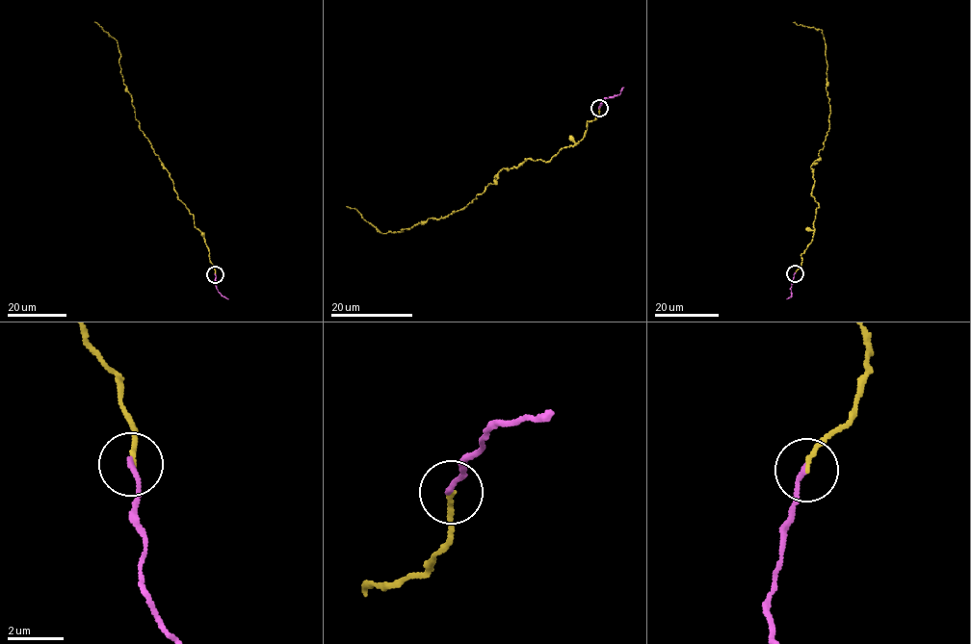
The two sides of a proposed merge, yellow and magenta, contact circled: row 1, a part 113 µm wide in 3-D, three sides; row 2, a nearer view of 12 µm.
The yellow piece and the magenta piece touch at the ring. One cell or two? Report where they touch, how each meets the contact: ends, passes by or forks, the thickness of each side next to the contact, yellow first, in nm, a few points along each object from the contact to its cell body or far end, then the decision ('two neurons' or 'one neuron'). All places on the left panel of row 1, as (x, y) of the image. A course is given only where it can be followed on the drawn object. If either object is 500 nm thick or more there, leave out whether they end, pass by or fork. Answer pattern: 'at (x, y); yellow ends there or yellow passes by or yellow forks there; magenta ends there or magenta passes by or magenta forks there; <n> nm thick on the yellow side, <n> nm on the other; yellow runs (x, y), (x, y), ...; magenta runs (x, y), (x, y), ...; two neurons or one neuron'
at (215, 274); yellow ends there; magenta ends there; 140 nm thick on the yellow side, 170 nm on the other; yellow runs (215, 274), (194, 216), (178, 198), (168, 170), (140, 129), (120, 73), (118, 42), (94, 22); magenta runs (215, 274), (217, 291), (228, 299); one neuron

